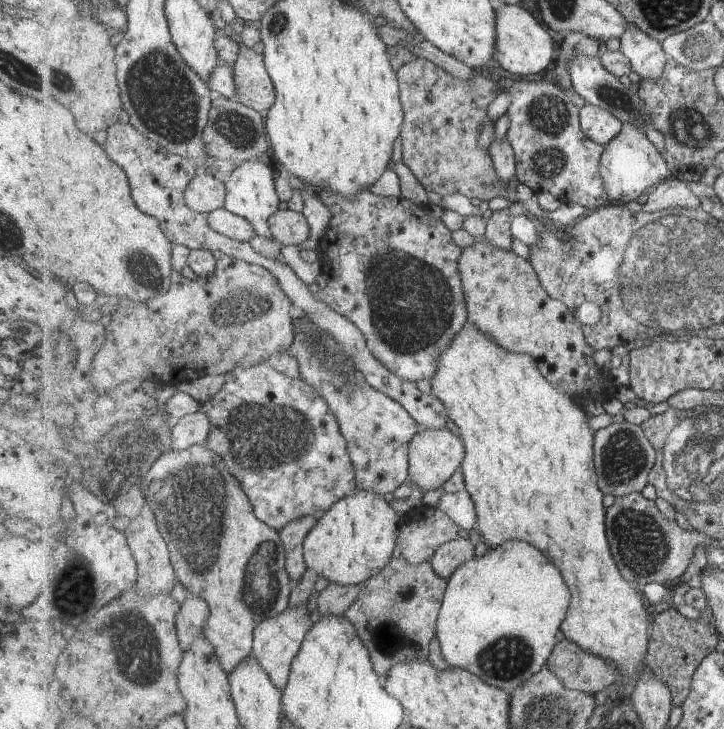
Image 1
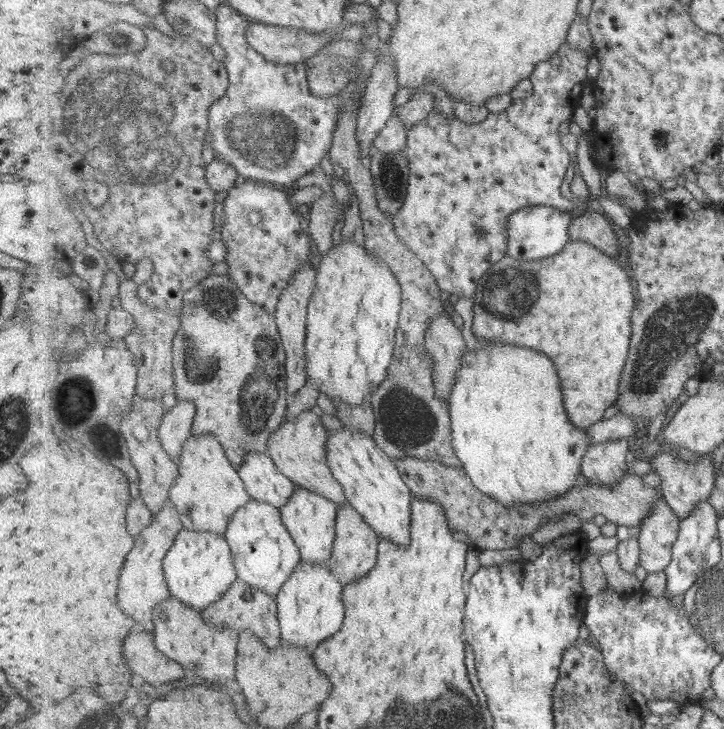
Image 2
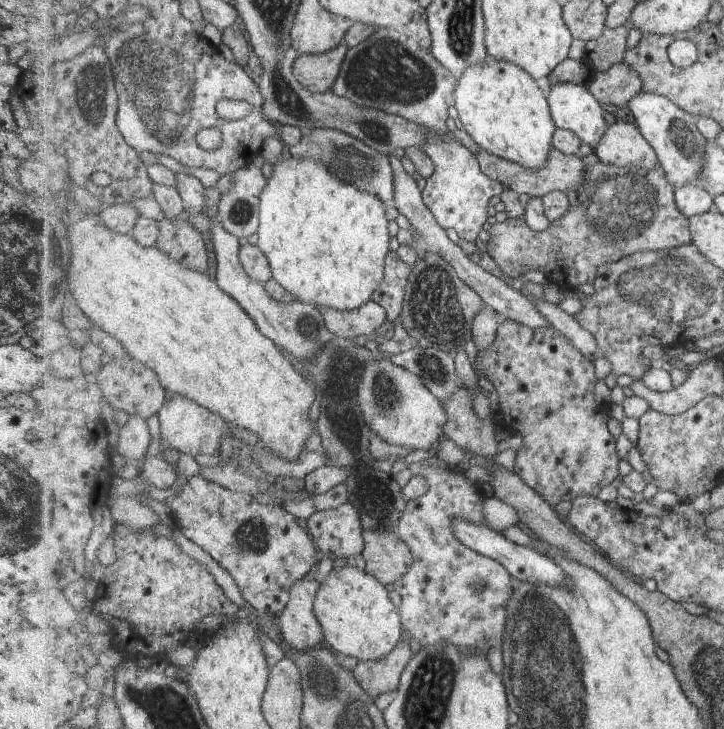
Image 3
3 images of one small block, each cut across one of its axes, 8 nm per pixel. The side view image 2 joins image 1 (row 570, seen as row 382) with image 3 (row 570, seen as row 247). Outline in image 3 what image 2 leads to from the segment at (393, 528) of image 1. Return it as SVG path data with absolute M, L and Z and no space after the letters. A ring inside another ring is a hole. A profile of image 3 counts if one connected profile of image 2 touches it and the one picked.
M344 565L339 569L331 570L327 580L320 585L317 598L315 598L315 612L321 623L324 640L336 652L342 656L353 656L360 661L381 660L389 656L397 644L406 636L400 607L395 606L389 598L389 591L381 580L377 580L373 574L365 569Z

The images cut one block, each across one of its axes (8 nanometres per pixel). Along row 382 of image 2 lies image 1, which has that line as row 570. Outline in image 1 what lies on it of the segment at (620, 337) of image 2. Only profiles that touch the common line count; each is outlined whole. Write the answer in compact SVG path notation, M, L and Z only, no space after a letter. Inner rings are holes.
M467 321L466 326L460 330L444 354L440 356L439 368L431 379L433 394L439 397L447 407L449 416L460 430L460 436L466 446L466 457L464 458L462 469L466 482L466 490L469 491L469 494L476 503L476 511L478 512L478 526L476 530L482 535L482 541L488 547L498 547L501 543L509 539L523 540L525 538L533 546L541 548L545 552L545 556L549 556L561 569L562 575L572 592L572 603L561 630L565 638L574 640L586 651L615 663L620 674L618 680L614 683L615 685L625 688L629 684L629 681L635 679L637 682L644 674L641 668L645 665L647 650L650 650L649 612L645 608L643 596L639 594L640 588L633 588L629 584L629 581L623 578L622 572L613 558L611 544L608 539L607 512L605 506L603 506L603 496L605 496L605 493L600 489L600 485L598 484L598 474L594 461L596 430L591 428L591 420L589 420L591 416L577 402L573 402L569 398L565 389L557 388L557 385L554 385L548 378L545 378L538 364L529 353L509 352L508 348L503 348L500 344L497 344L497 341L494 341L492 337L481 332L481 329L471 324L471 321Z

